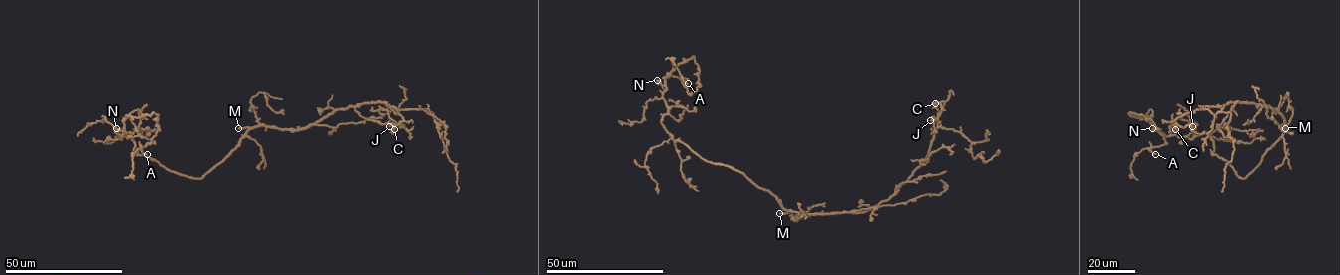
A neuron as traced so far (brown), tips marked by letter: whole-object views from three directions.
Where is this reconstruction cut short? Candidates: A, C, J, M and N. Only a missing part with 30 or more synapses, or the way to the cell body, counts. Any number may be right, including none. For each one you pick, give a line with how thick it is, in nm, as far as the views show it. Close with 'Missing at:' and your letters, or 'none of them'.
M: 240 nm thick
Missing at: M

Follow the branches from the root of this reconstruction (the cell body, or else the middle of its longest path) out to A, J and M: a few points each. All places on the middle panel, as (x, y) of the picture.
A: (770, 193), (675, 142), (661, 122), (664, 78), (693, 57), (699, 85), (690, 93), (682, 78), (688, 83)
J: (770, 193), (786, 210), (808, 213), (868, 210), (887, 200), (926, 156), (943, 101), (941, 112), (930, 120)
M: (770, 193), (790, 212), (779, 213)

